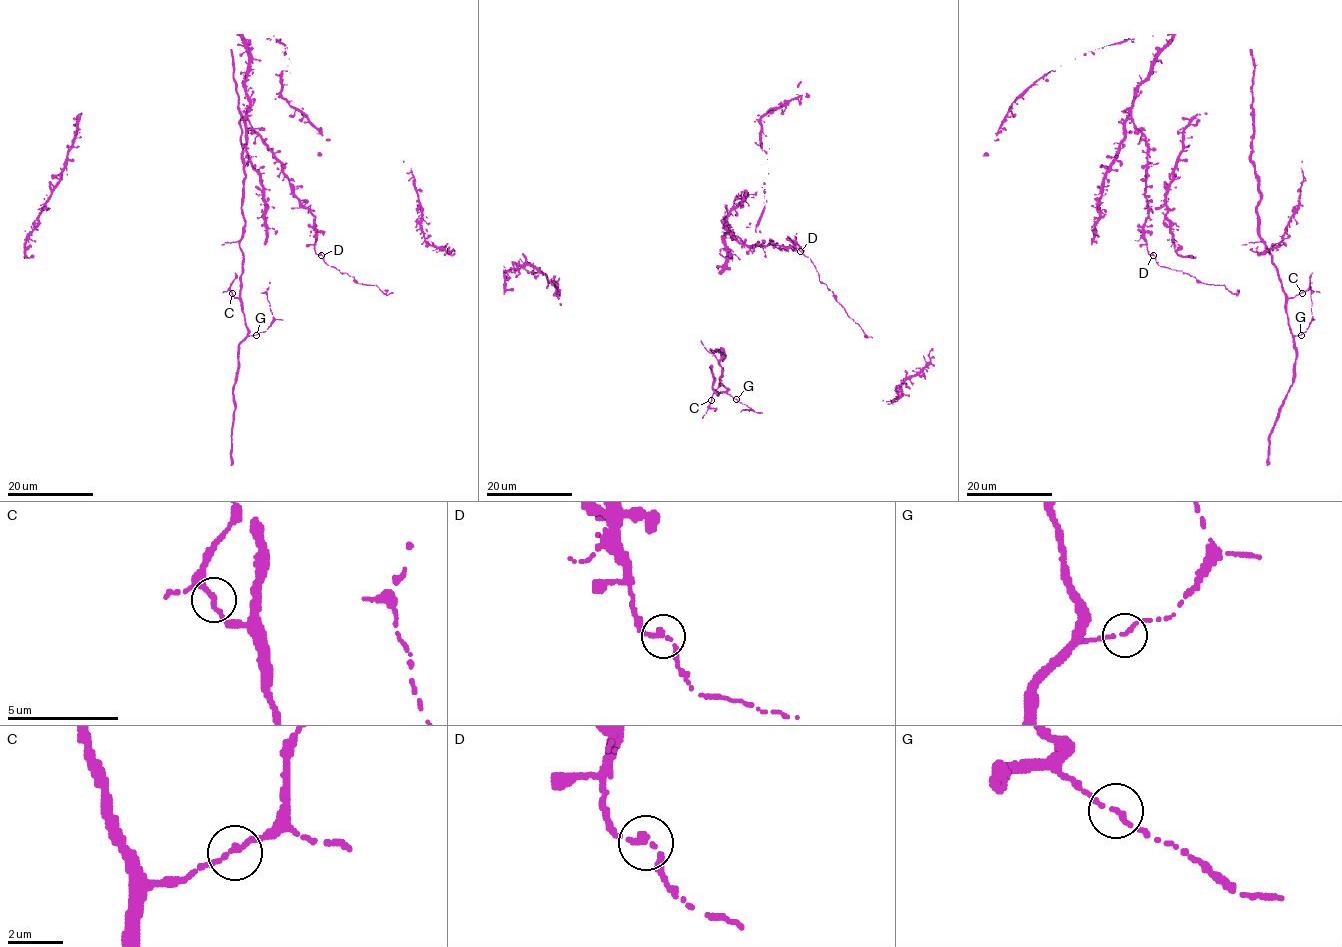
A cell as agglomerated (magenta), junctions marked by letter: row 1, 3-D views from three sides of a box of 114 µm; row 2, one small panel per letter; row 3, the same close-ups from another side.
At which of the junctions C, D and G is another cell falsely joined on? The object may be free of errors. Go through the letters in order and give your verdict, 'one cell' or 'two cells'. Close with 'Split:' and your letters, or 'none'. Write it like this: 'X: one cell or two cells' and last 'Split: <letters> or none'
C: one cell
D: two cells
G: one cell
Split: D

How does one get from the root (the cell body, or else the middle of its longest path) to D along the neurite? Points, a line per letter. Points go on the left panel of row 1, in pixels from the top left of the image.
D: (248, 54), (245, 83), (249, 99), (248, 121), (280, 163), (291, 193), (315, 217), (315, 251), (321, 255)

